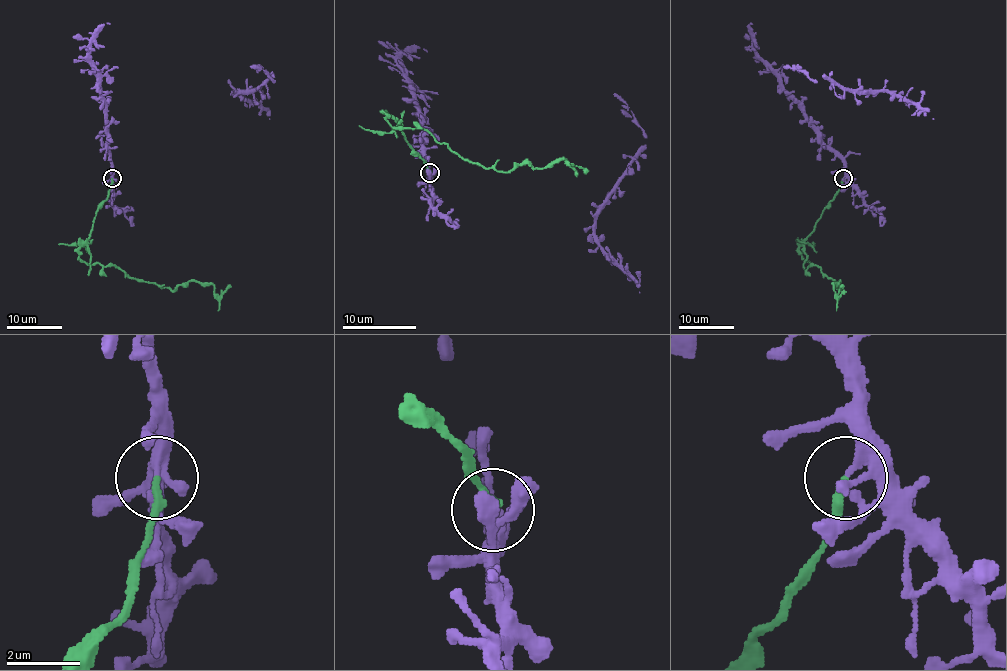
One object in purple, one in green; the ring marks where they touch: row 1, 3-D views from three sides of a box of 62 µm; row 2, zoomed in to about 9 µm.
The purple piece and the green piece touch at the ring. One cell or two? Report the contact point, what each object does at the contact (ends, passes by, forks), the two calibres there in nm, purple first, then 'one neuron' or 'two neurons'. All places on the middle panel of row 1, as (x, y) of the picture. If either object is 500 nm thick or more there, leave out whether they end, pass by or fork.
place (430, 173); purple passes by; green ends; calibres 180 and 220 nm; two neurons

